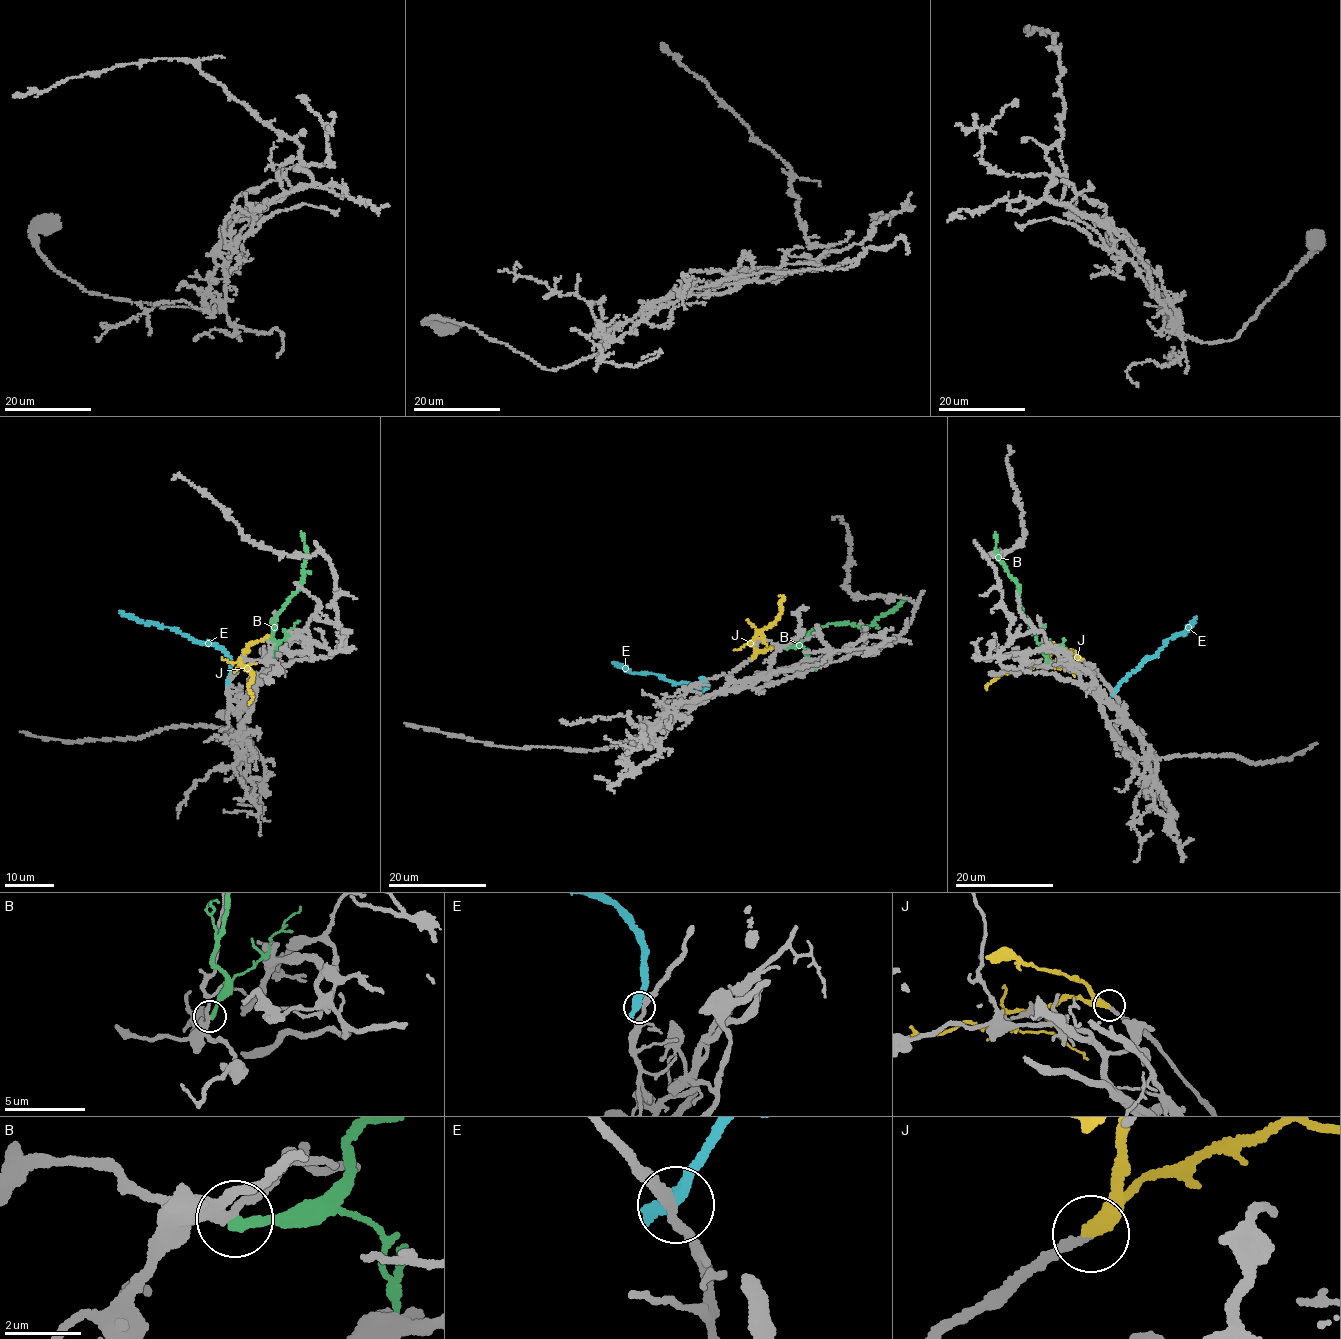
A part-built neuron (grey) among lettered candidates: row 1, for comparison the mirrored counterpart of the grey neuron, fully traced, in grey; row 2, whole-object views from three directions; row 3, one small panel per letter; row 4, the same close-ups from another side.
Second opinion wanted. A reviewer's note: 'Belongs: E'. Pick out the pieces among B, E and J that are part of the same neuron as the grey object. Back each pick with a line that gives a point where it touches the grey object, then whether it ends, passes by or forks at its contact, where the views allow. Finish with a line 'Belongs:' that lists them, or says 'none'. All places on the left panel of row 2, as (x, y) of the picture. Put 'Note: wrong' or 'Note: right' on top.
Note: wrong
J: contact (248, 650); it ends
Belongs: J

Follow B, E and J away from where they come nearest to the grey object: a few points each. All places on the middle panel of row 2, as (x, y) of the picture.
B: (786, 647), (796, 646), (803, 634), (828, 624), (849, 622), (861, 628), (869, 626), (906, 596)
E: (703, 681), (707, 682), (699, 689), (691, 684), (670, 682), (656, 674), (624, 670), (612, 661)
J: (752, 659), (756, 633), (768, 628), (780, 613), (779, 604), (784, 598), (779, 597)

